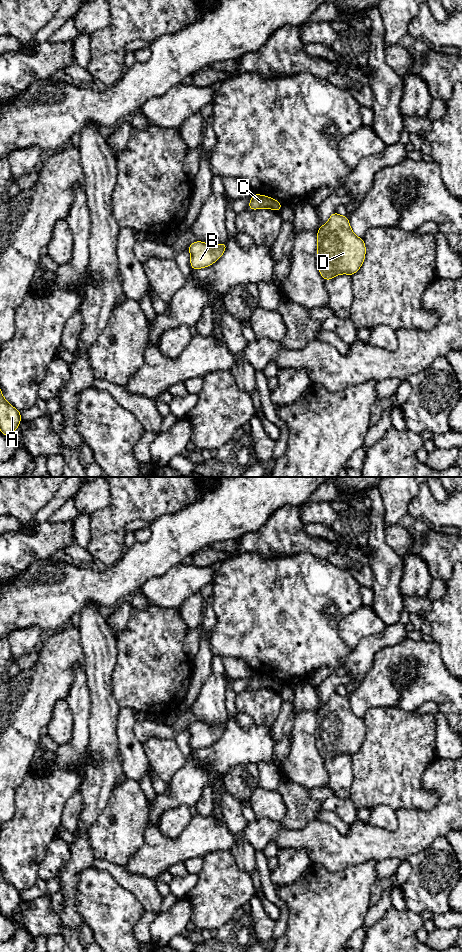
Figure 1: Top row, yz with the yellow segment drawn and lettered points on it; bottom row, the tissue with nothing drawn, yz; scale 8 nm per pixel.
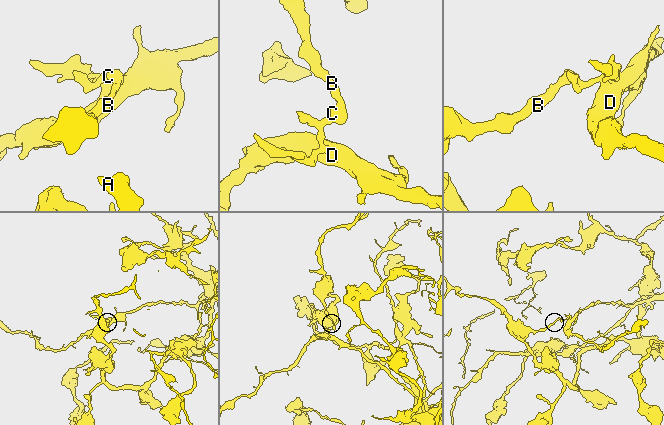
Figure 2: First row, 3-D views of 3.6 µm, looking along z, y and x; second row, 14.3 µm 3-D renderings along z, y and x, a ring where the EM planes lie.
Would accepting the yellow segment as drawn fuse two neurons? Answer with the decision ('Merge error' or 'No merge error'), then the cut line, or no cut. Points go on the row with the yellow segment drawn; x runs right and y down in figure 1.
Merge error. Split along yz (274, 200), (271, 208)

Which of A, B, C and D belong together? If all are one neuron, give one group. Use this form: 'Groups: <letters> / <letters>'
Groups: A B C / D

